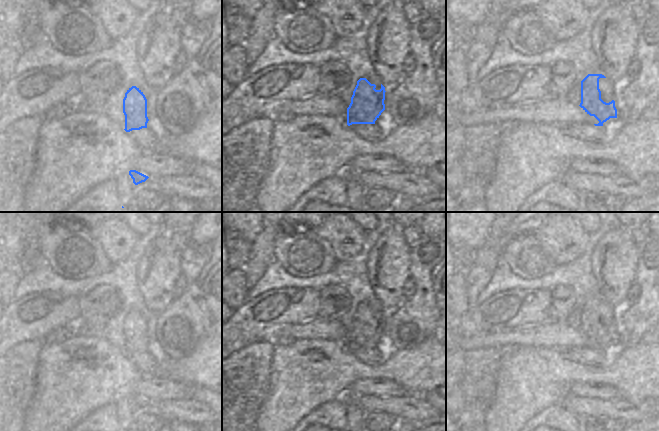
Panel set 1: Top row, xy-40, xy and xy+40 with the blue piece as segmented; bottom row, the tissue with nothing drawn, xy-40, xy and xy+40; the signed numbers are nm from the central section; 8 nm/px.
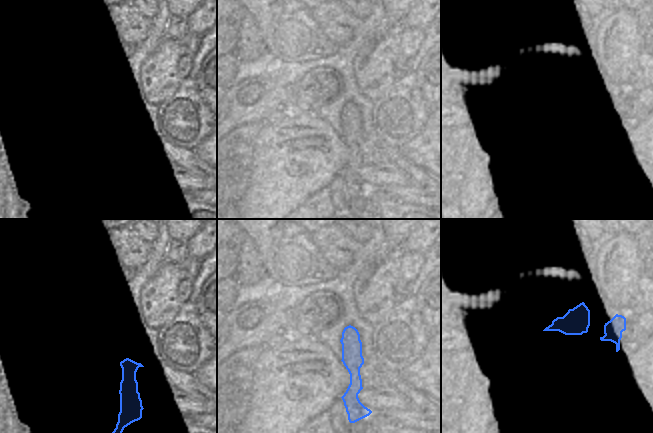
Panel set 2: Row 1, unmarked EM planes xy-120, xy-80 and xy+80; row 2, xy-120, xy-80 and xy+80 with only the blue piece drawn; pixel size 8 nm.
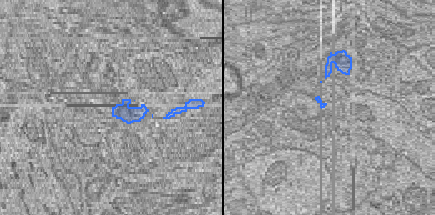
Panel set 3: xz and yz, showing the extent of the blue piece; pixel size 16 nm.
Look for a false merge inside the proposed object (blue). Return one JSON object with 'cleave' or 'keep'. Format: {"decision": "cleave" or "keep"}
{"decision": "cleave"}

